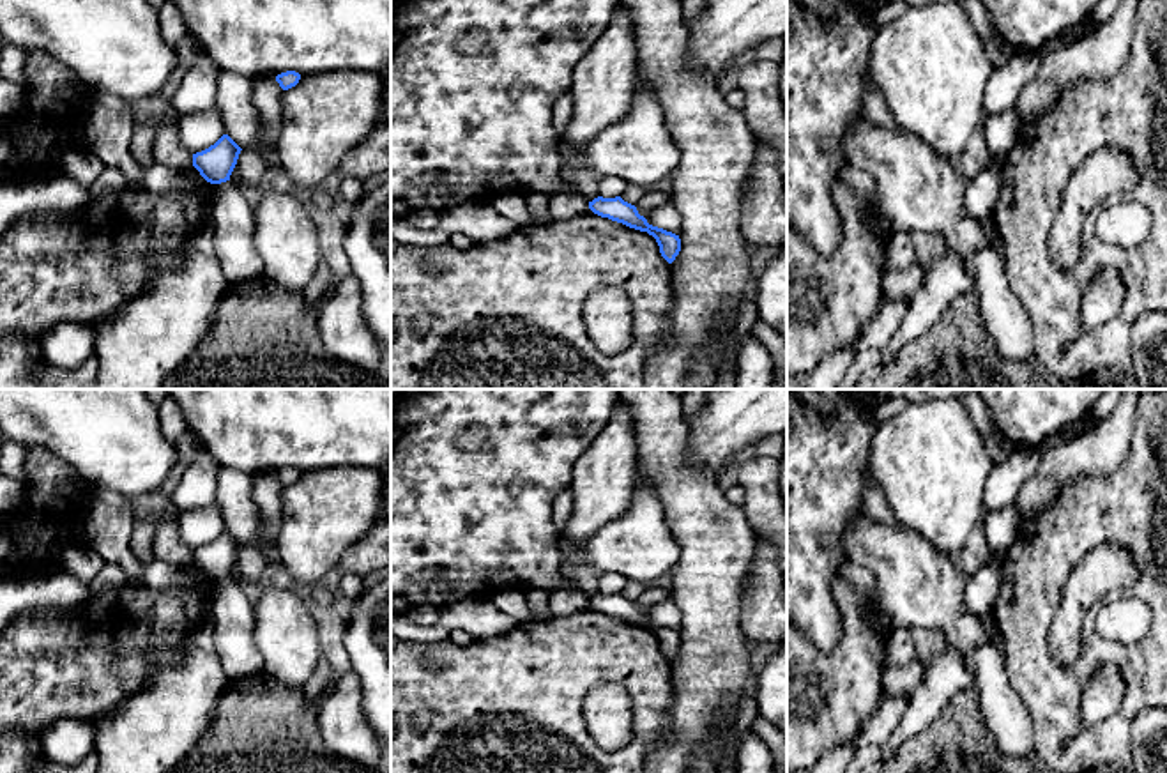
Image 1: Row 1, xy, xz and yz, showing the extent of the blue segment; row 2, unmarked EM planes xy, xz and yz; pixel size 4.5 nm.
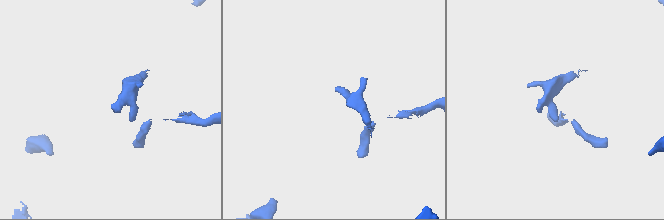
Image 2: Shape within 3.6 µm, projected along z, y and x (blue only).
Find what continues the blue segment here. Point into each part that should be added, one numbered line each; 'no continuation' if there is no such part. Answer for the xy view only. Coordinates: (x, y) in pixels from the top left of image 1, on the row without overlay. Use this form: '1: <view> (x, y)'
no continuation

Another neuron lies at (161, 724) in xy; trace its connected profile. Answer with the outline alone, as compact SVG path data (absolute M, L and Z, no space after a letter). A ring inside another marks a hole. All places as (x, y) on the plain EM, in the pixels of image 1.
M194 646L179 663L157 665L143 690L95 722L97 773L170 773L198 745L230 683L217 656Z

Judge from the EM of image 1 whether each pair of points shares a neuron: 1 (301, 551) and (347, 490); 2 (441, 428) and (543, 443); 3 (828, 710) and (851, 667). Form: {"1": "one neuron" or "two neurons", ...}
{"1": "one neuron", "2": "one neuron", "3": "one neuron"}

